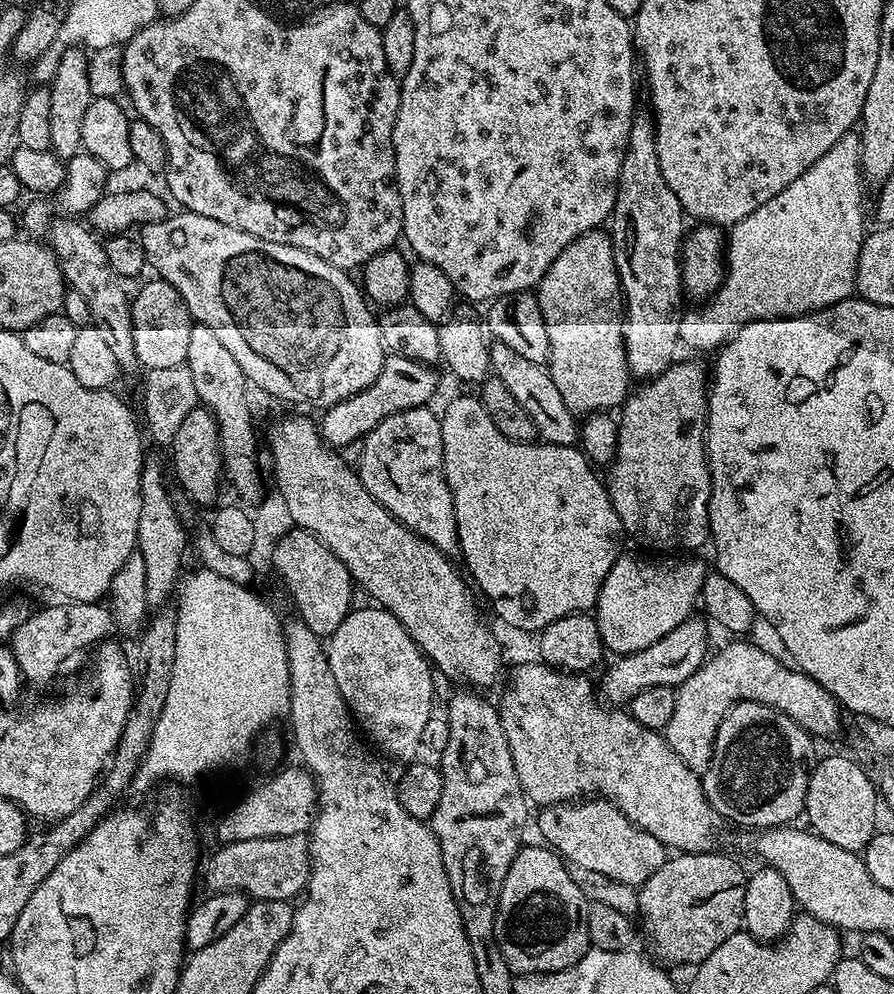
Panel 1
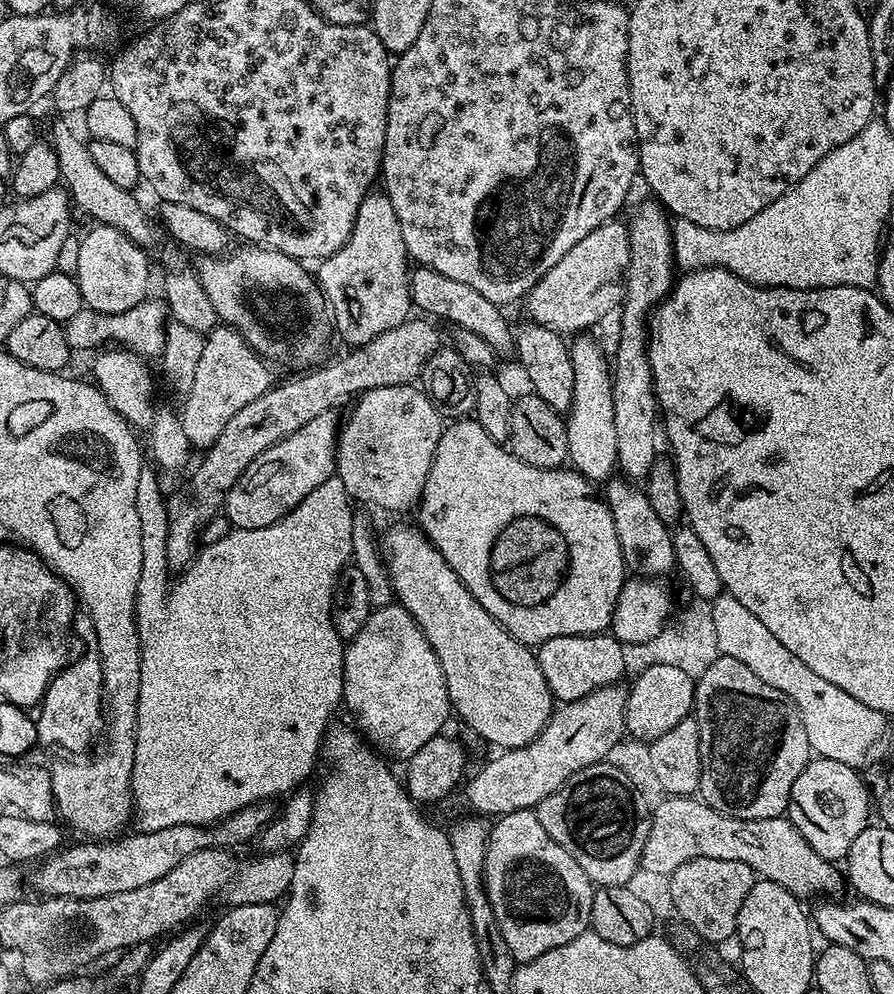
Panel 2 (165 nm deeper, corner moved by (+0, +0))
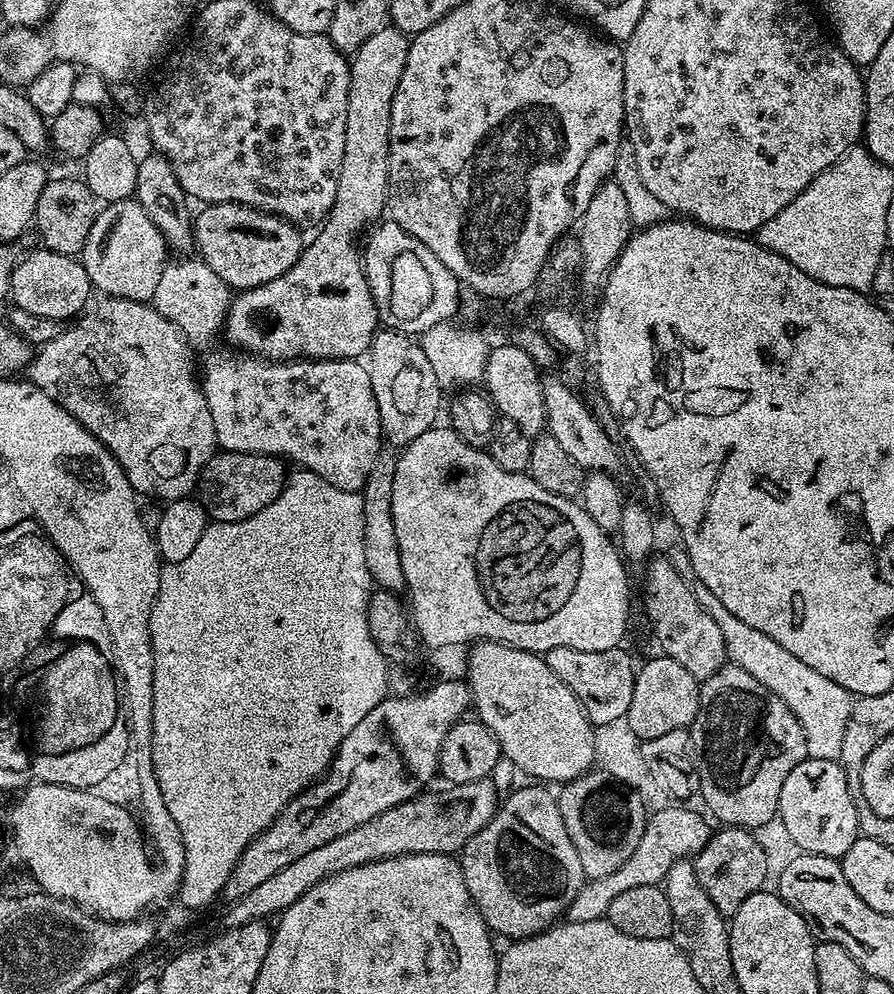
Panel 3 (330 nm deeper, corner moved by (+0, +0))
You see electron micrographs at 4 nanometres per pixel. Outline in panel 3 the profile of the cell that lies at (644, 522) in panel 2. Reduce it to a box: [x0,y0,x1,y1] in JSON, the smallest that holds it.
[644,558,728,681]

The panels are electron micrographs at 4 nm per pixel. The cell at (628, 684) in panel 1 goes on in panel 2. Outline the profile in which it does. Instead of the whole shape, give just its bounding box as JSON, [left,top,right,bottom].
[463,683,628,818]

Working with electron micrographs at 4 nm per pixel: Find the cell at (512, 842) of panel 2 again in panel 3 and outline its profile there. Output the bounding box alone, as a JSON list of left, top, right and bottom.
[458,782,586,942]

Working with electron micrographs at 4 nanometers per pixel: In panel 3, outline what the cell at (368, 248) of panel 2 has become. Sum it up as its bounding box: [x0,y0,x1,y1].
[222,26,409,362]

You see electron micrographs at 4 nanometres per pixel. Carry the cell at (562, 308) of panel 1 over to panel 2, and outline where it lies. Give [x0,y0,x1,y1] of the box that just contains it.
[564,338,618,482]

